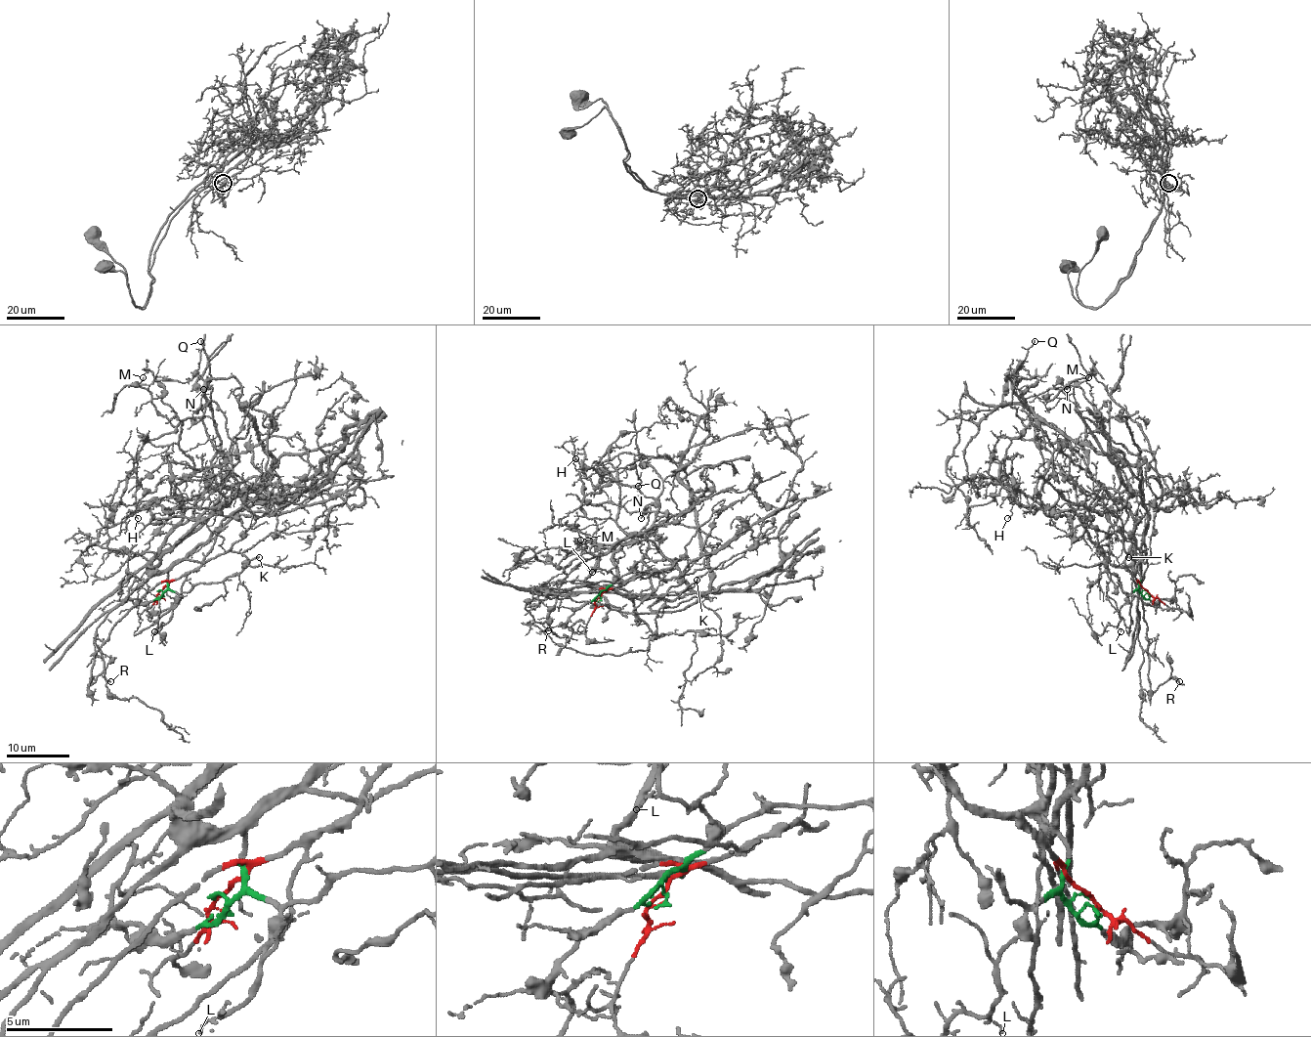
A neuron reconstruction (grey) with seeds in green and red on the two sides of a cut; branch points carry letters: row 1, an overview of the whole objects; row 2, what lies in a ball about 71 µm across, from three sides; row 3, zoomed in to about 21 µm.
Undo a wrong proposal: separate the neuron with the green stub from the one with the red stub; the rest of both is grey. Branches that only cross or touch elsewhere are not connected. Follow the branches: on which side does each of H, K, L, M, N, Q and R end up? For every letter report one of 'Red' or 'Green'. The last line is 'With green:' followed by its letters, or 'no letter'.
H: Red
K: Green
L: Green
M: Red
N: Red
Q: Red
R: Red
With green: K, L

